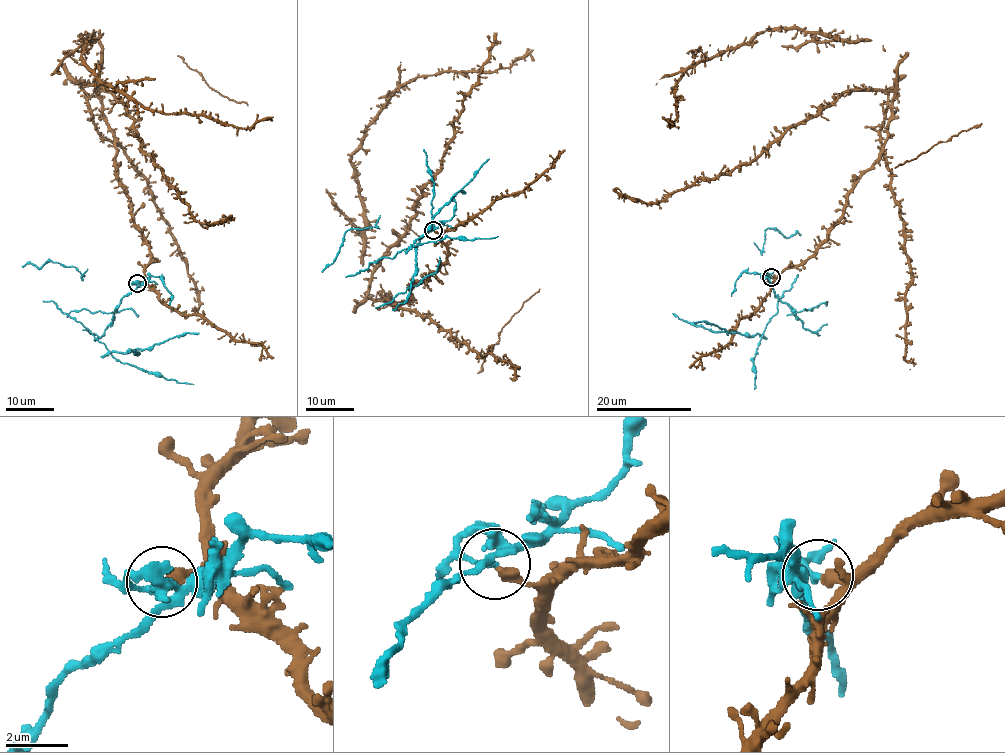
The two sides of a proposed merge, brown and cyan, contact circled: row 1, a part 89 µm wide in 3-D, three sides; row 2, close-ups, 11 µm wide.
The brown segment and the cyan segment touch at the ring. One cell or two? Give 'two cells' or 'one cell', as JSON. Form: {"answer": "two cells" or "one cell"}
{"answer": "two cells"}

